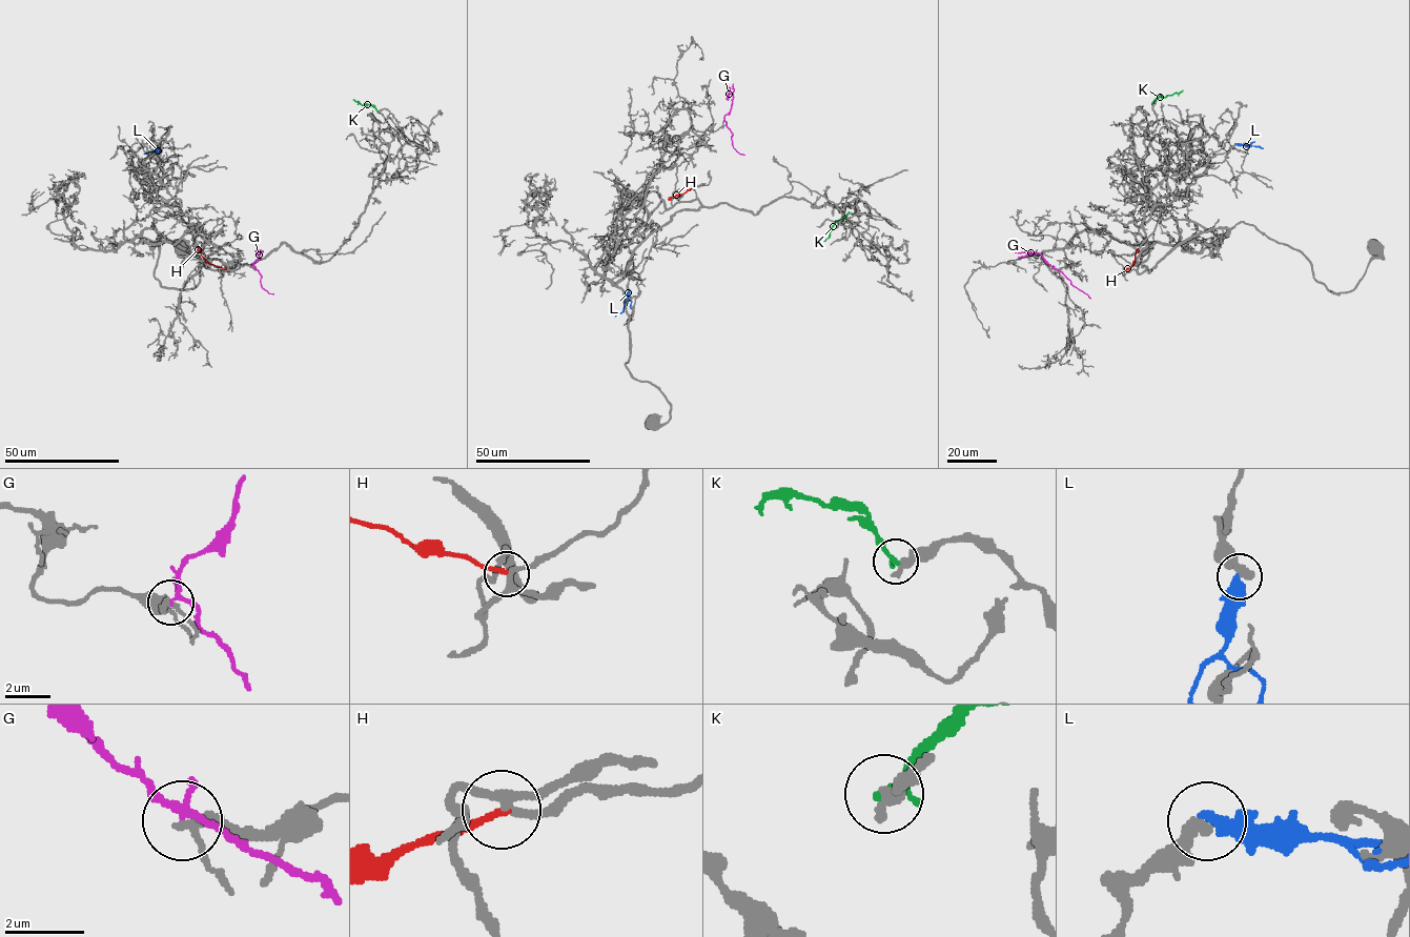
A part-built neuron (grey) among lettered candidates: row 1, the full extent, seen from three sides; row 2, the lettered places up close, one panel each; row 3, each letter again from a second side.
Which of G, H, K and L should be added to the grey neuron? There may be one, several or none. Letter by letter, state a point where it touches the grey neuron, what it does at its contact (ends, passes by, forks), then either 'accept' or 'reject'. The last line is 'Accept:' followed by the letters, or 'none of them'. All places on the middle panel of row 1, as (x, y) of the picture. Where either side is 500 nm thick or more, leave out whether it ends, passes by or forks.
G: (723, 120) | it passes by | reject
H: (696, 186) | it ends | reject
K: (849, 212) | it ends | reject
L: (629, 290) | it ends | reject
Accept: none of them

